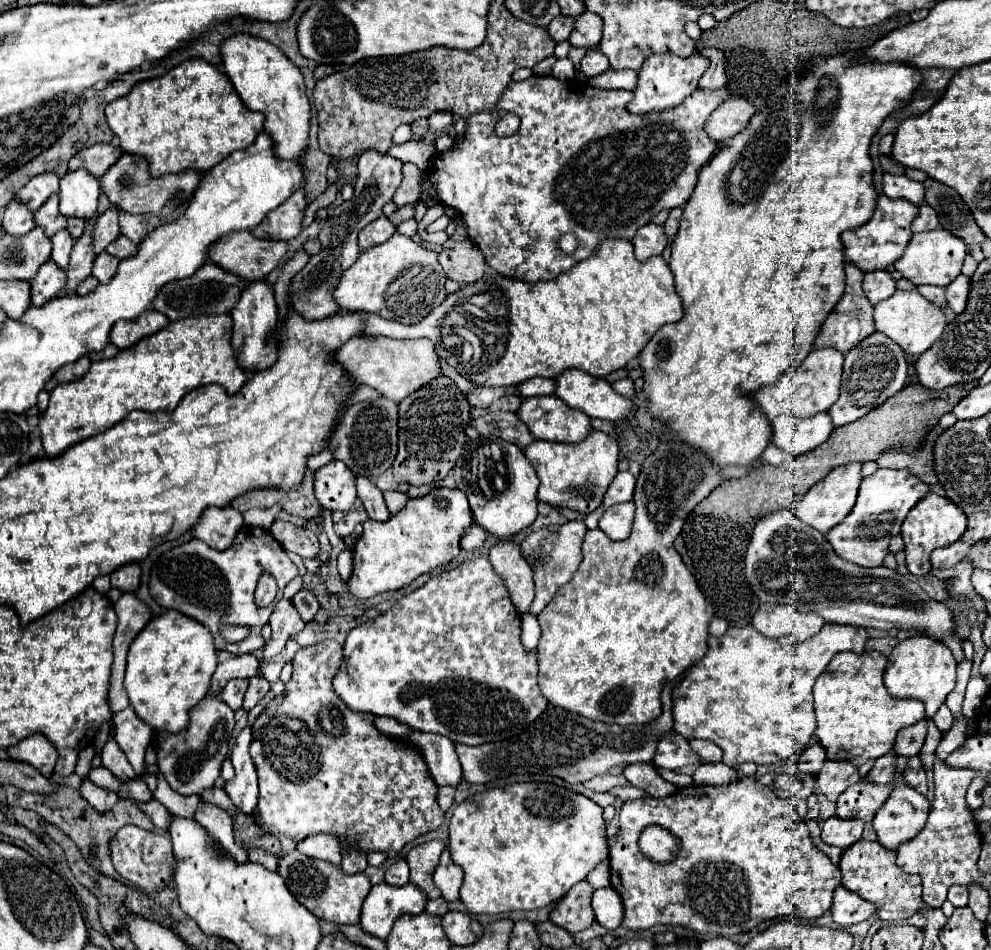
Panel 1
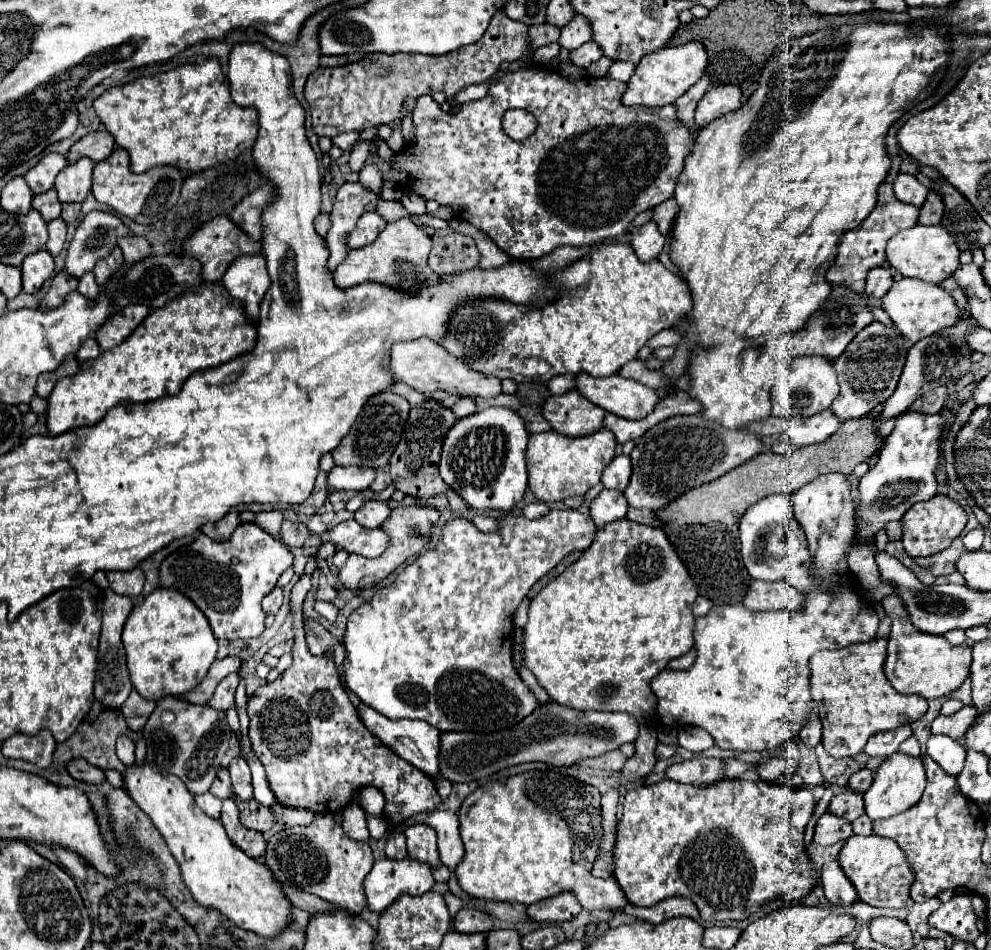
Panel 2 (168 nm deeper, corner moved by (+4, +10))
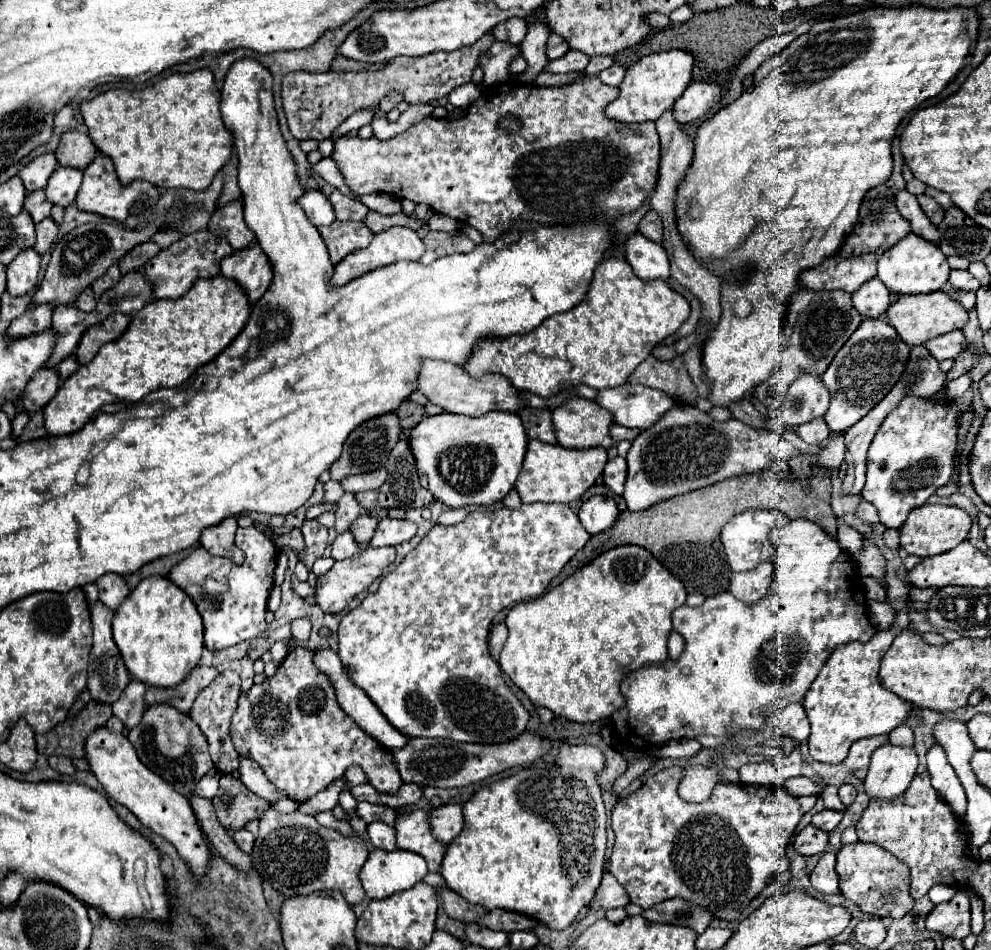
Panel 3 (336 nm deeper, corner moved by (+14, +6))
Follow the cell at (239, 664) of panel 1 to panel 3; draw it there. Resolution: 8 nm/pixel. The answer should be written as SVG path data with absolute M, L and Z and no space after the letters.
M197 666L191 670L191 674L175 688L155 688L155 686L149 686L147 692L145 692L145 704L147 706L153 706L153 704L169 704L173 708L177 708L179 712L187 714L189 708L193 706L197 694L215 680L219 672L211 666L211 668L205 668L205 666Z

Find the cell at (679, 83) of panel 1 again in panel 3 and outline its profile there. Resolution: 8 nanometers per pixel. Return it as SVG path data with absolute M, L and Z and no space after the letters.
M667 50L643 56L631 68L627 68L627 74L619 86L621 94L605 108L605 116L623 124L647 122L647 120L655 122L681 96L683 88L691 80L691 70L693 70L693 56L683 50Z

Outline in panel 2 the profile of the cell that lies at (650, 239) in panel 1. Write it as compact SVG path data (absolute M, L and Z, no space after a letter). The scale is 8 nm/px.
M653 220L631 230L631 246L633 246L637 258L643 262L657 258L663 244L665 244L665 238L657 230L657 224Z

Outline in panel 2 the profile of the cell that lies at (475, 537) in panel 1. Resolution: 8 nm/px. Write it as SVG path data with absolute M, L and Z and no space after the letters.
M425 400L419 406L413 406L407 418L407 426L405 432L401 434L401 440L389 460L389 472L391 478L395 482L395 488L401 490L403 494L411 494L417 498L429 498L433 494L445 492L449 502L451 502L451 510L455 516L467 518L467 502L463 498L459 498L453 490L447 488L447 484L443 484L441 476L439 476L439 460L441 460L441 446L443 446L443 438L447 436L447 432L451 430L451 426L455 426L457 418L451 412L451 408L445 408L443 404L439 404L437 400Z

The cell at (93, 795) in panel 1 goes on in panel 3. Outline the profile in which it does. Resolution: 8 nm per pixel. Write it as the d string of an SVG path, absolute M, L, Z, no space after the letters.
M49 756L47 762L59 774L75 774L75 766L71 764L71 760L67 756Z

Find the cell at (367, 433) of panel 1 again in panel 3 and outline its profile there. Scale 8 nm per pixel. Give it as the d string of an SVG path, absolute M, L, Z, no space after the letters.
M385 414L381 418L373 418L365 424L361 424L357 430L353 430L345 442L343 454L337 462L333 462L333 466L329 468L331 478L341 482L345 476L353 476L353 474L363 474L363 472L373 472L377 468L383 468L387 464L389 452L393 450L393 446L399 440L399 418L397 414Z

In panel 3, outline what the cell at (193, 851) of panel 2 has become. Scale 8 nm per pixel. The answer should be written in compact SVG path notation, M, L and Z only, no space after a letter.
M107 726L91 732L85 740L85 760L89 762L91 772L109 794L109 798L113 798L117 804L127 806L141 820L143 826L149 826L155 834L169 840L177 848L177 852L189 862L195 876L207 872L209 844L199 830L189 800L169 788L169 784L165 784L165 780L161 780L157 774L149 772L149 768L139 762L133 744L129 744L129 740L121 732L113 732Z

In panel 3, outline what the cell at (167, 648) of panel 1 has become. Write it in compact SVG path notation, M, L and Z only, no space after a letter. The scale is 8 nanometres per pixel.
M143 578L115 610L113 638L135 680L173 688L197 666L203 650L203 620L195 602L169 578Z

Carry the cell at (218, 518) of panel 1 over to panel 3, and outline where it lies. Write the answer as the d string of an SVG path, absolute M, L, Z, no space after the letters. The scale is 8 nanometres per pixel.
M229 518L229 520L225 520L225 524L221 524L221 528L207 528L201 534L199 544L213 556L225 556L225 558L235 556L235 560L241 562L241 558L239 558L241 552L233 542L235 530L237 530L237 518Z

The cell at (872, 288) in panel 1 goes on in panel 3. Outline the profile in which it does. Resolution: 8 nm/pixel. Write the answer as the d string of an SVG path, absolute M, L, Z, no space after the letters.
M877 278L869 280L869 284L863 284L857 292L853 292L853 306L865 318L879 318L887 312L889 304L889 290Z

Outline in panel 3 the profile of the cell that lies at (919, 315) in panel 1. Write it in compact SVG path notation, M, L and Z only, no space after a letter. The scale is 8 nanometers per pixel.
M929 292L929 296L899 296L897 302L889 306L887 316L901 340L905 340L909 346L925 344L925 340L937 338L951 330L961 330L969 320L967 310L945 292Z

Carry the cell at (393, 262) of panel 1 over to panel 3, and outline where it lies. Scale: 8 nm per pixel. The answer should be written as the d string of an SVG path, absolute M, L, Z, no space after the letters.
M395 226L375 234L369 248L353 252L353 256L341 260L341 264L335 266L331 284L343 286L375 268L393 264L397 260L419 260L423 254L425 244L417 232L405 226Z

